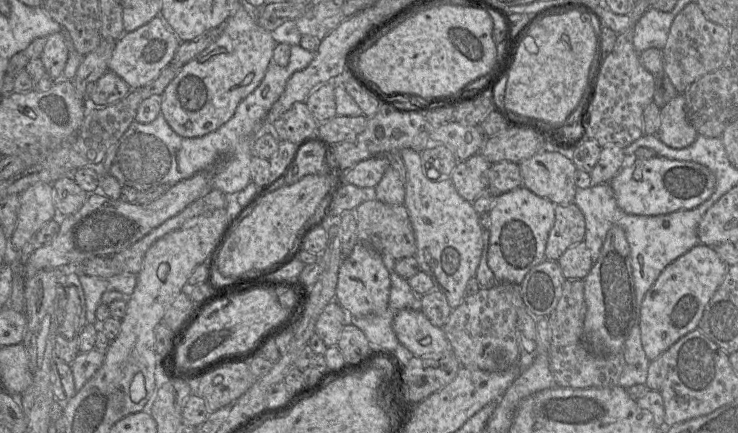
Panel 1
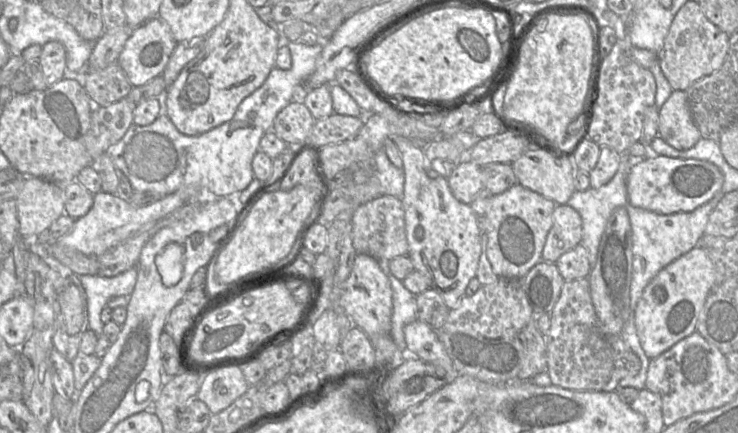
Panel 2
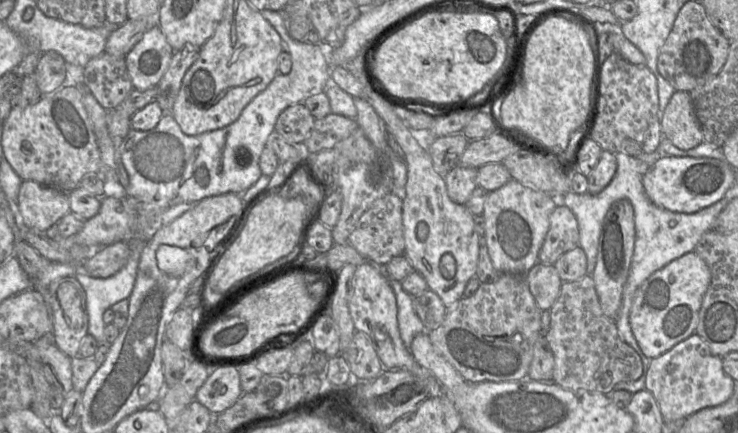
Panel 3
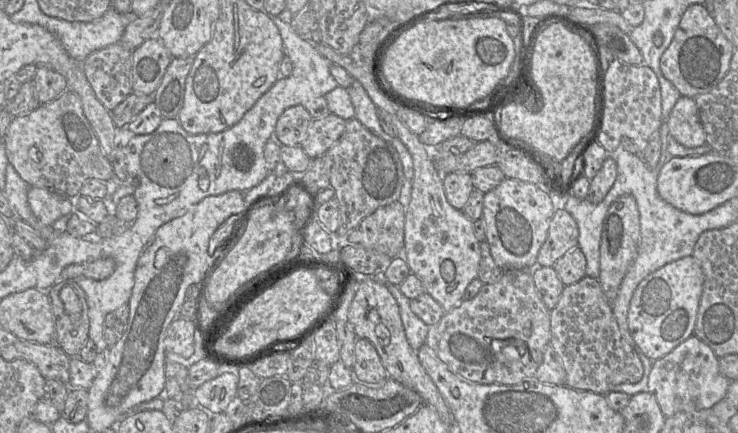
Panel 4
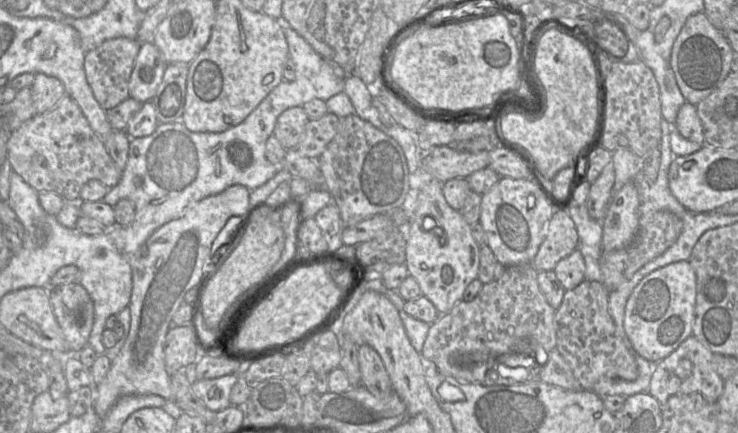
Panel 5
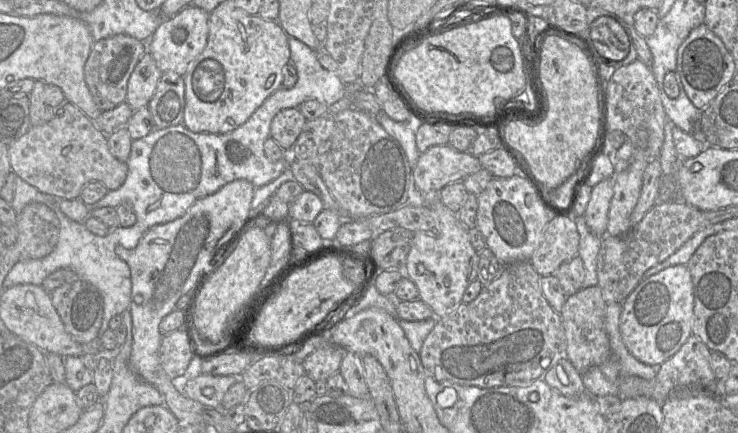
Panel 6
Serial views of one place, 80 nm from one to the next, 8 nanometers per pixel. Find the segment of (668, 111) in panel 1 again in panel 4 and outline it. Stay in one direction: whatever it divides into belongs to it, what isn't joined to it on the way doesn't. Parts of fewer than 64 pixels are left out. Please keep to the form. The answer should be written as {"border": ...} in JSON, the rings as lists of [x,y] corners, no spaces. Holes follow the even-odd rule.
{"border":[[[687,96],[678,98],[666,123],[669,134],[679,144],[688,148],[706,144],[705,133],[693,98]]]}

